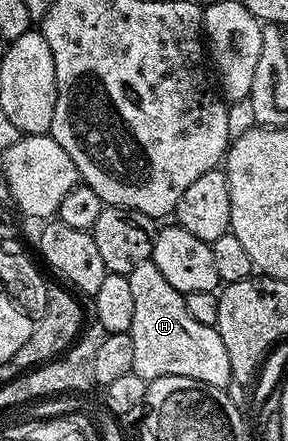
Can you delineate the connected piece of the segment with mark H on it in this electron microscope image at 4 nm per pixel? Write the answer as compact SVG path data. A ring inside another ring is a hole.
M152 260L138 263L138 267L134 267L134 271L130 271L126 276L130 283L132 298L134 298L134 323L130 330L132 373L140 376L146 382L159 377L178 375L186 379L194 379L198 383L206 383L227 390L233 384L230 358L226 356L226 346L222 343L222 335L218 335L216 328L211 325L203 325L193 319L190 311L186 311L184 294L179 293L174 287L170 287L170 283L166 283L162 271L158 271L158 267Z

